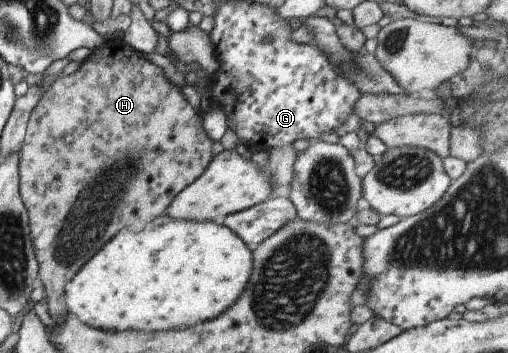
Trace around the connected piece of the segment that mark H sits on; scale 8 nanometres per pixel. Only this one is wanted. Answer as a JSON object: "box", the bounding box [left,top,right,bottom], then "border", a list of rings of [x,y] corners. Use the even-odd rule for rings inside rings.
{"box":[19,40,214,322],"border":[[[118,40],[103,43],[89,58],[82,62],[81,68],[69,76],[63,76],[55,81],[44,92],[30,114],[26,126],[26,135],[22,142],[19,160],[19,188],[23,204],[27,209],[28,228],[31,242],[39,265],[38,271],[44,285],[50,316],[55,322],[62,321],[68,314],[66,309],[66,283],[73,278],[86,262],[89,262],[103,246],[118,232],[128,227],[143,231],[150,222],[164,214],[169,203],[186,186],[189,186],[206,170],[209,161],[214,157],[211,153],[212,139],[202,129],[202,118],[197,108],[192,108],[181,94],[180,87],[165,77],[163,69],[143,60],[142,55],[133,50],[127,43]]]}

